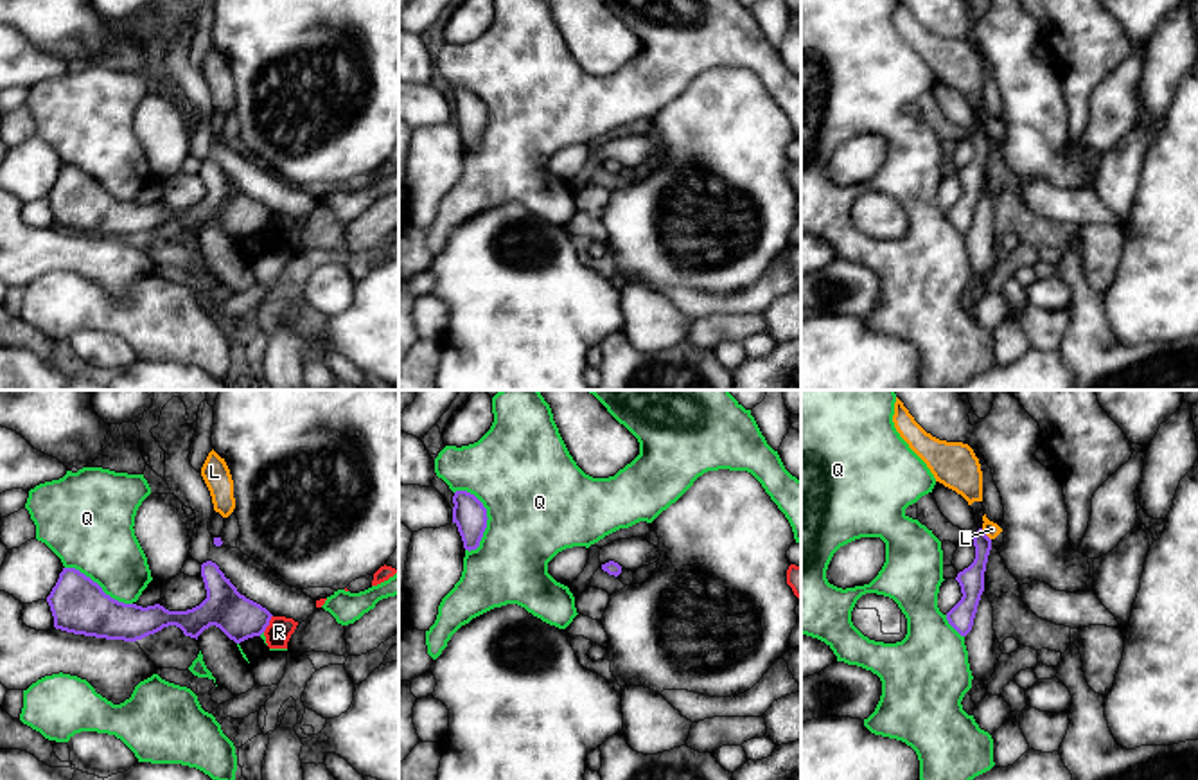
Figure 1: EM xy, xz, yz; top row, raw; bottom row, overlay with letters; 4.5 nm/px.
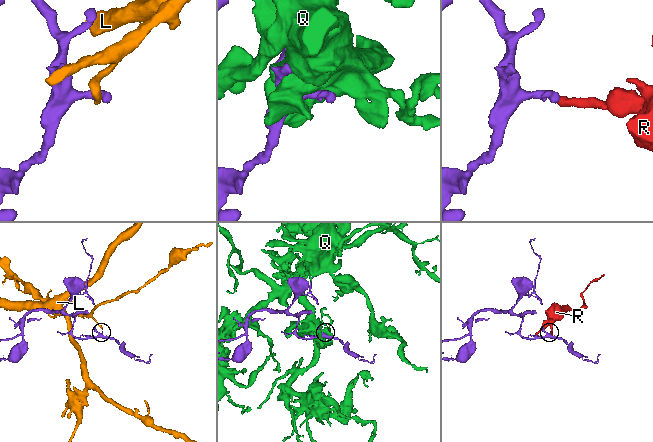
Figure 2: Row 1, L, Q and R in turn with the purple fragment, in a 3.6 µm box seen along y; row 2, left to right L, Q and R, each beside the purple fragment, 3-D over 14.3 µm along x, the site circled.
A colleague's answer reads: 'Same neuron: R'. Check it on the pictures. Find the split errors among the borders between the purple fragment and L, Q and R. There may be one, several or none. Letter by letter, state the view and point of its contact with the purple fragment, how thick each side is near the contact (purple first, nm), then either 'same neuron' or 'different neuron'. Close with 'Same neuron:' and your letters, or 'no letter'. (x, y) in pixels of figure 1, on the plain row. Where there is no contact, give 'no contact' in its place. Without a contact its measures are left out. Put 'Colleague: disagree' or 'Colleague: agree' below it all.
L: yz (985, 132) | 110/70 nm | different neuron
Q: xz (485, 114) | 150/480 nm | different neuron
R: xy (268, 221) | 190/120 nm | different neuron
Same neuron: no letter
Colleague: disagree

